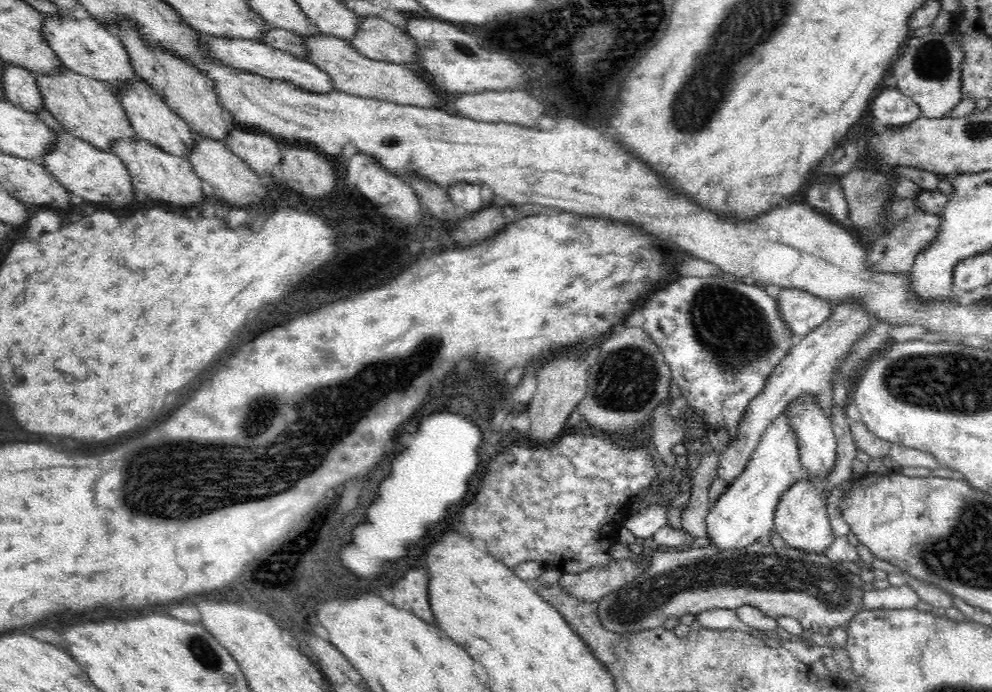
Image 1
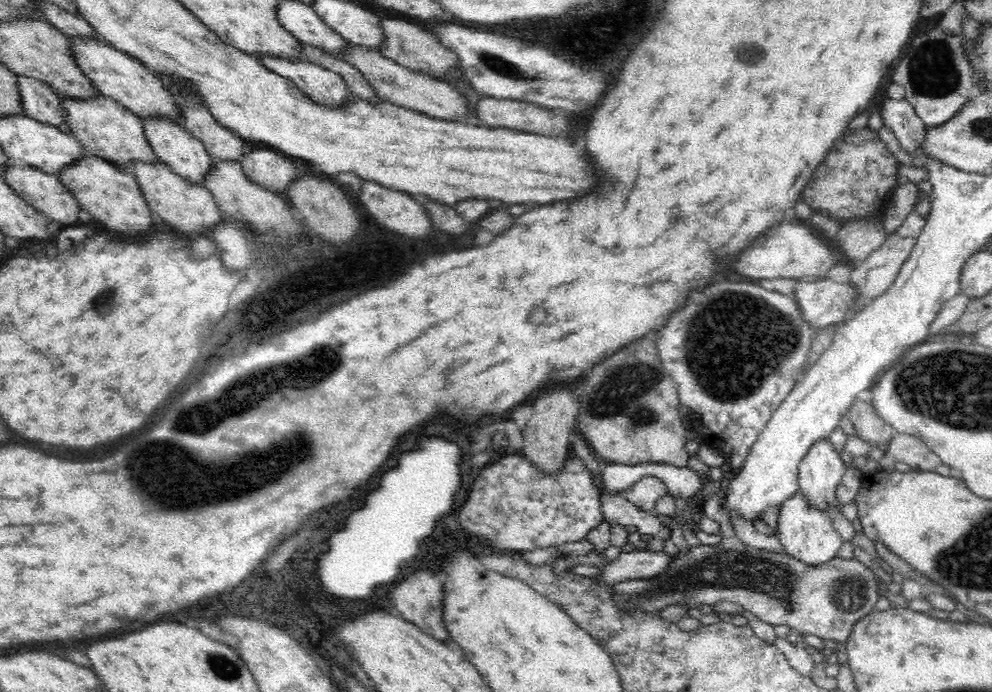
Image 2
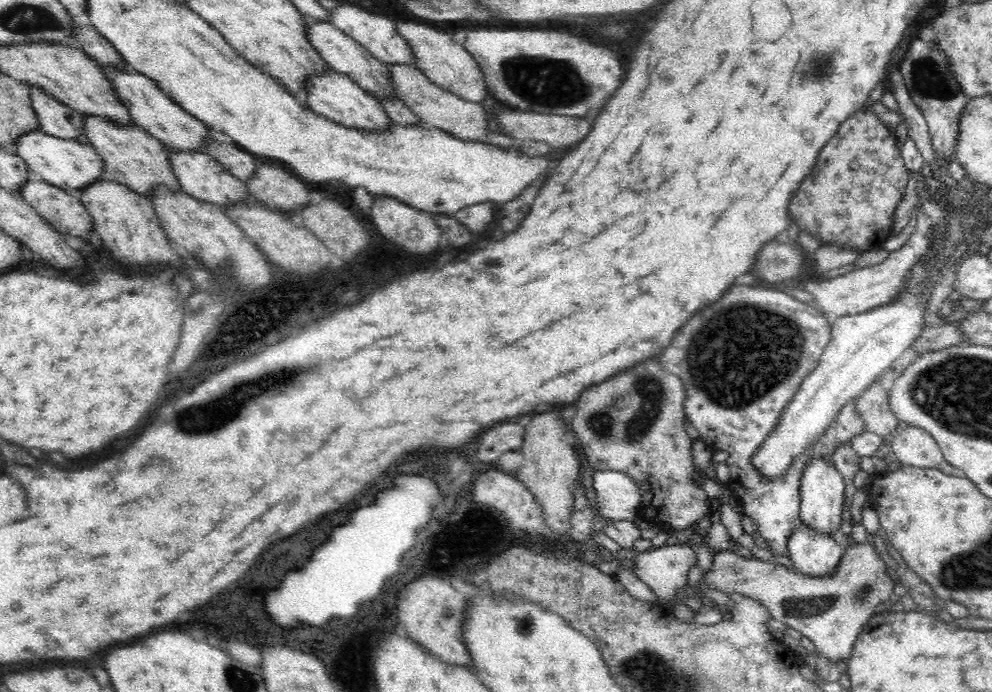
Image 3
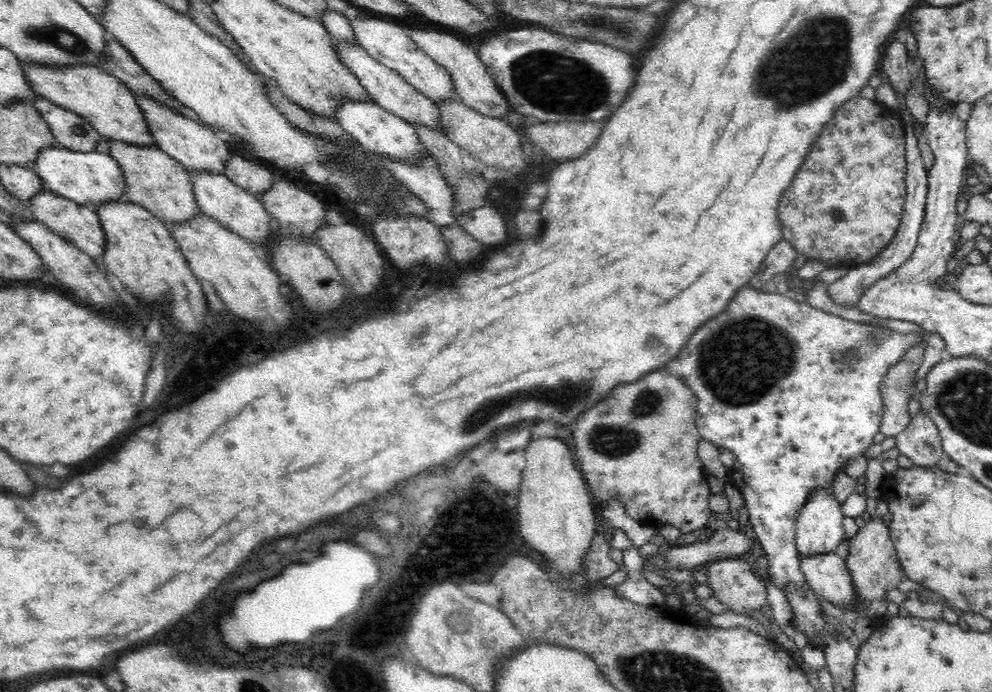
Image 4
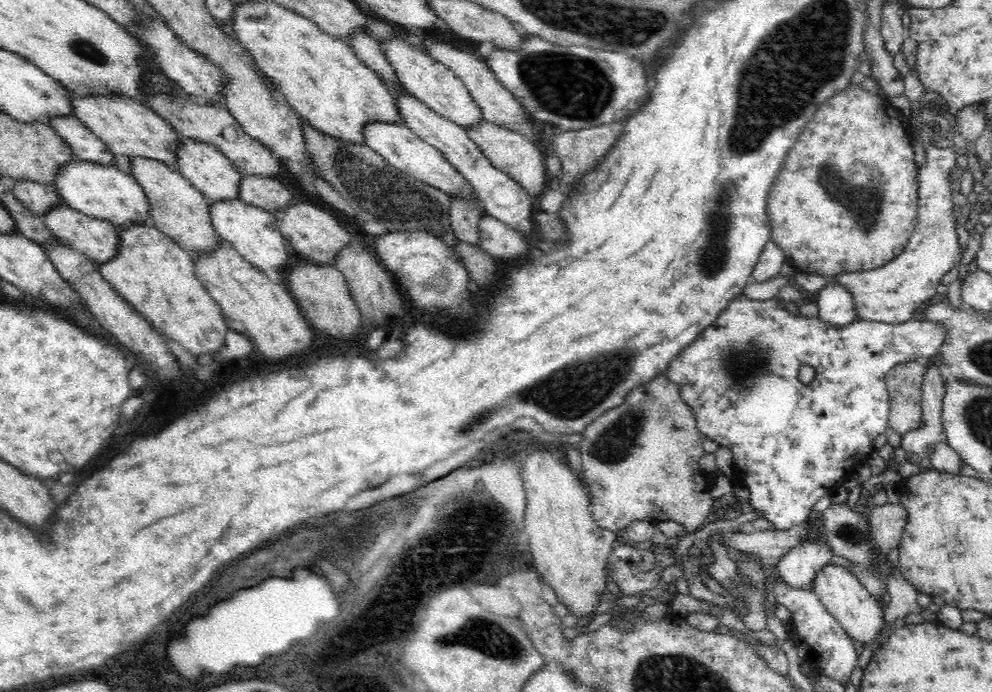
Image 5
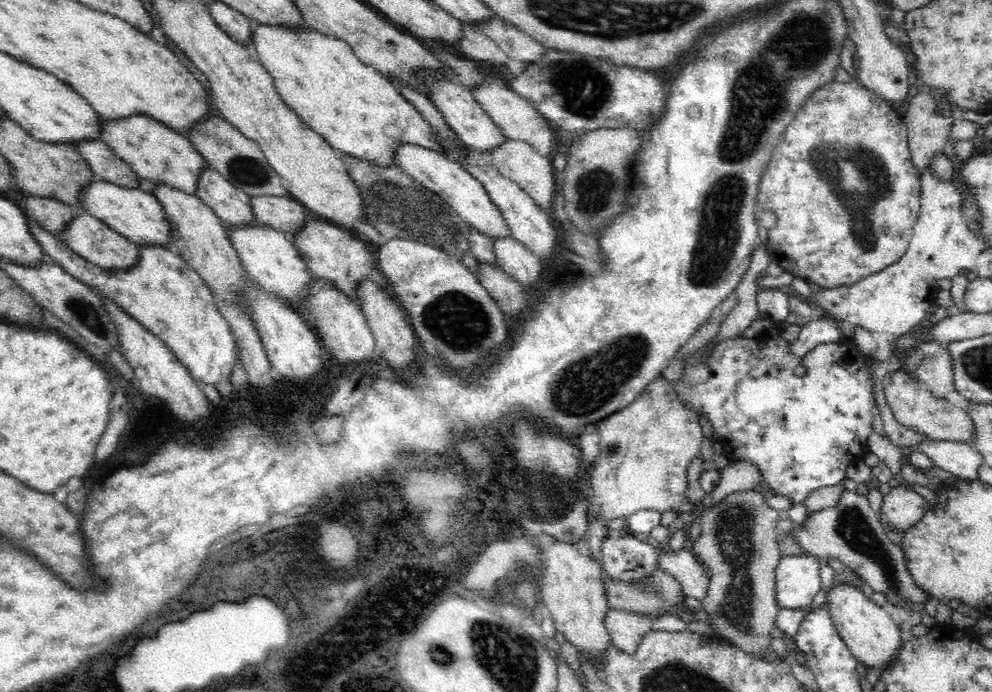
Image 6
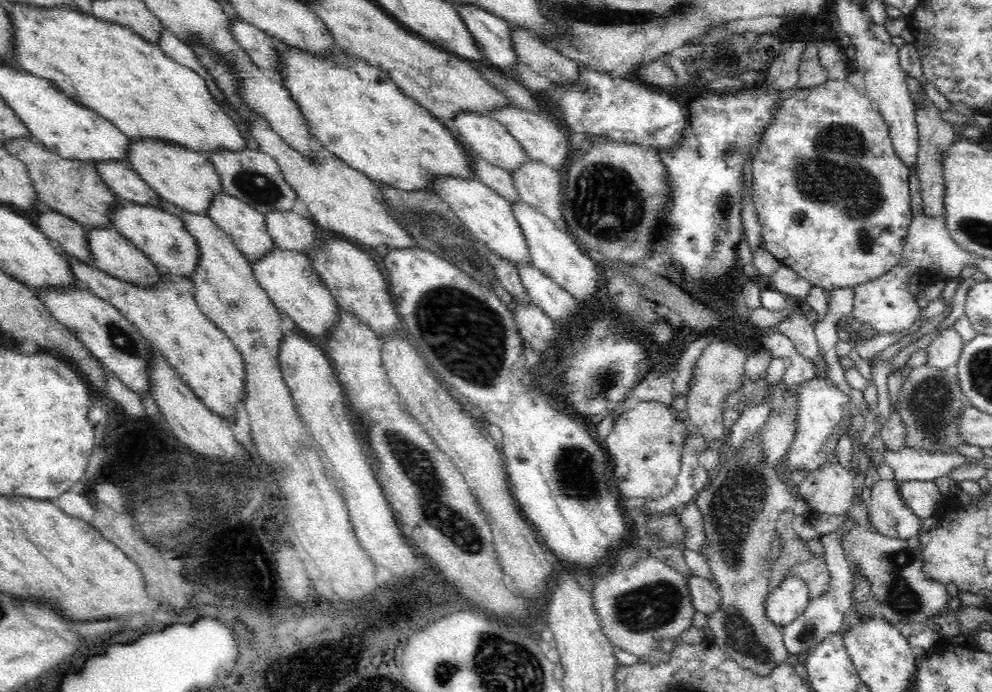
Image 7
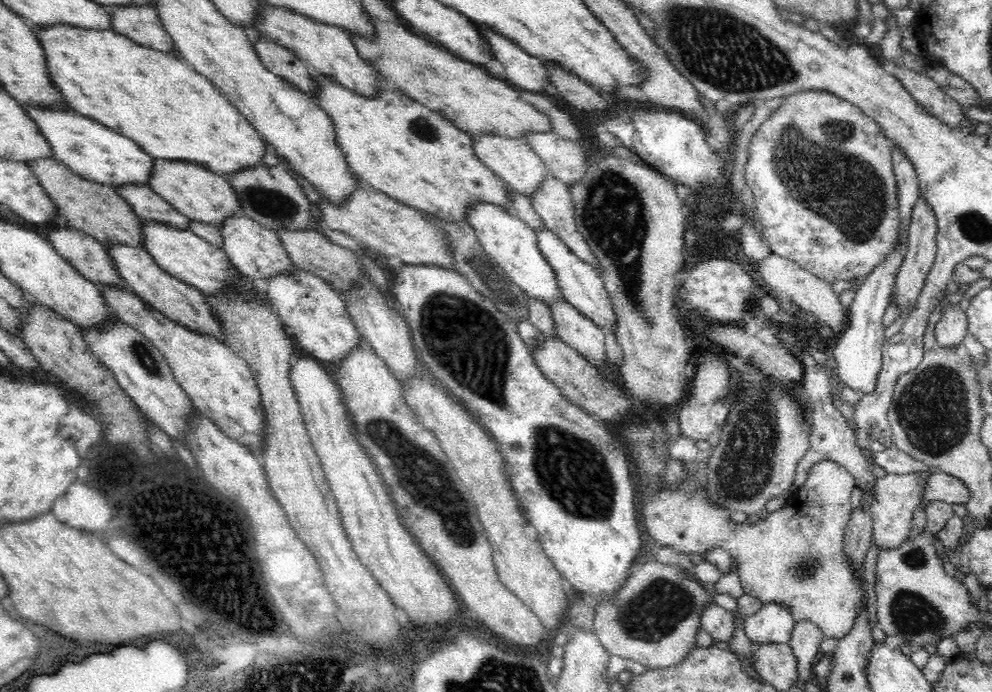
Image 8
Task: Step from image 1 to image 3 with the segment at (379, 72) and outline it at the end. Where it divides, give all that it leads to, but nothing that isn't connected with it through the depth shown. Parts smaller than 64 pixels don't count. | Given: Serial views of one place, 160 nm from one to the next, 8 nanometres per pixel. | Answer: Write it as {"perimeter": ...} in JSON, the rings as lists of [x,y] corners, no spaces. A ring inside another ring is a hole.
{"perimeter":[[[388,64],[391,86],[395,92],[396,98],[399,98],[420,117],[420,122],[428,127],[436,127],[450,133],[454,137],[460,137],[464,141],[482,141],[482,143],[491,143],[487,140],[488,116],[483,105],[472,101],[464,100],[460,96],[452,94],[441,86],[434,84],[422,71],[415,66],[400,66],[398,64]]]}

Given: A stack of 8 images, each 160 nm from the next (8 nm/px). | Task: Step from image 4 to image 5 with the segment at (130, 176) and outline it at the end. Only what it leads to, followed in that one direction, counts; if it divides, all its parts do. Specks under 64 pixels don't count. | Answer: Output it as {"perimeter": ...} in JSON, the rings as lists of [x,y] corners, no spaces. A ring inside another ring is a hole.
{"perimeter":[[[148,157],[129,158],[131,175],[148,197],[149,214],[158,230],[172,237],[180,247],[190,253],[213,251],[221,241],[209,215],[210,202],[180,171],[166,163]]]}

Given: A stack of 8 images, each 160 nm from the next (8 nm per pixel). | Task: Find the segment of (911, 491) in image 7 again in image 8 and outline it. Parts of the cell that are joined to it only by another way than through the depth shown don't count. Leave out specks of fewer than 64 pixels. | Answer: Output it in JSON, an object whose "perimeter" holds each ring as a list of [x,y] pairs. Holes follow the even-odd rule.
{"perimeter":[[[938,471],[926,480],[926,486],[924,486],[924,492],[921,496],[921,504],[925,507],[930,502],[936,502],[936,500],[943,500],[948,504],[966,504],[970,497],[968,487],[960,479]]]}

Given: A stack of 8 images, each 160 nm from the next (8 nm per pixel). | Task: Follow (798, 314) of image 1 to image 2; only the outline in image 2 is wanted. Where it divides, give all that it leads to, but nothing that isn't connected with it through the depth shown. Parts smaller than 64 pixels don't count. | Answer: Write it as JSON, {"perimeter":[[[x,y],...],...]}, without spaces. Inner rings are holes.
{"perimeter":[[[828,278],[800,280],[793,288],[792,297],[804,322],[816,328],[825,328],[846,320],[848,312],[855,307],[857,290],[849,281],[838,283]]]}

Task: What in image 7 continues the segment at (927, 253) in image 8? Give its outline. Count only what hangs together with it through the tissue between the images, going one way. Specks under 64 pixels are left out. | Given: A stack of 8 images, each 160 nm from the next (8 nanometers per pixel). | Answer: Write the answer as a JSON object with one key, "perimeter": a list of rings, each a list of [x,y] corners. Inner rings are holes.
{"perimeter":[[[924,94],[924,98],[915,105],[916,124],[919,134],[919,151],[917,152],[918,181],[920,181],[920,193],[923,198],[924,213],[928,217],[944,215],[946,198],[946,179],[944,179],[944,157],[942,154],[955,142],[957,135],[950,122],[941,119],[940,110]]]}

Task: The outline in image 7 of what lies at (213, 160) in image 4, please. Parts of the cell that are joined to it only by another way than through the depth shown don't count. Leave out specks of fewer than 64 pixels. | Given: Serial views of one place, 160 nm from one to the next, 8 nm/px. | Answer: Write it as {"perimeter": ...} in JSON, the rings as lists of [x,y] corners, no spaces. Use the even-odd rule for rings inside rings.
{"perimeter":[[[225,191],[213,196],[207,215],[214,219],[224,234],[230,236],[234,246],[244,253],[248,262],[255,261],[276,247],[267,231],[265,214]]]}

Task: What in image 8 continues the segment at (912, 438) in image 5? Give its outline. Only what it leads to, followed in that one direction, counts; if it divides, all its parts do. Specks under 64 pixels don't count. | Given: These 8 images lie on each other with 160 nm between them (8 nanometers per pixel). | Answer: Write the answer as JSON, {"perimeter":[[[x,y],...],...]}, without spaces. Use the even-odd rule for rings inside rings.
{"perimeter":[[[954,303],[943,309],[943,314],[935,326],[937,346],[952,348],[958,346],[968,333],[967,316],[964,307]]]}

